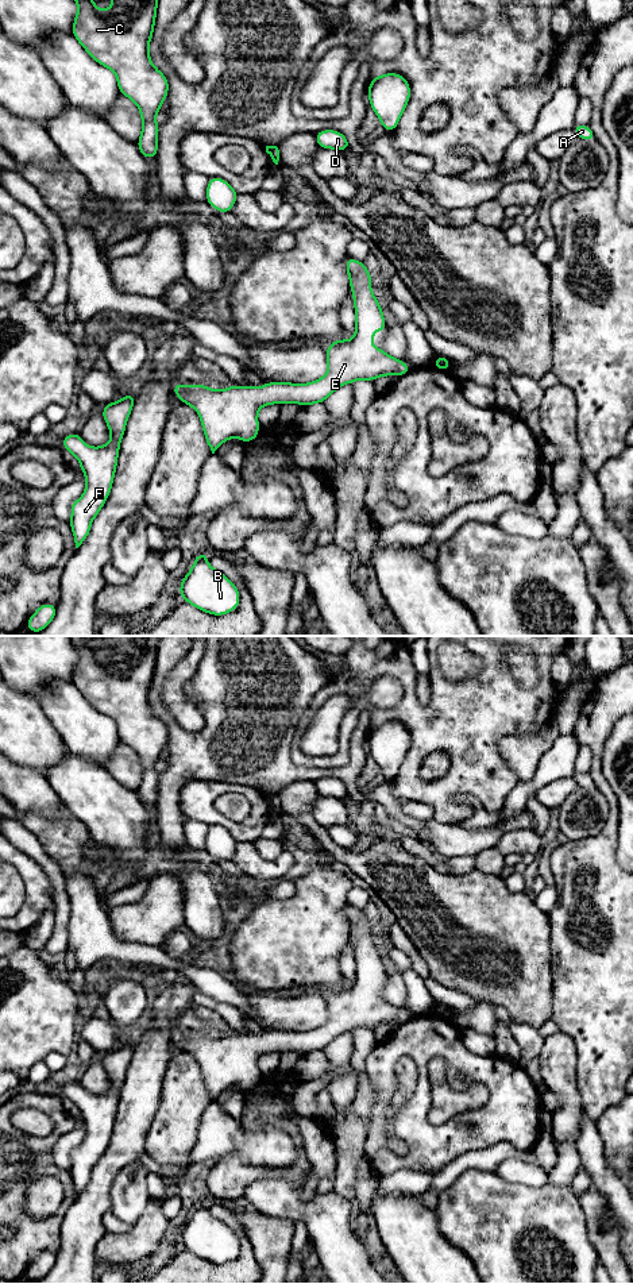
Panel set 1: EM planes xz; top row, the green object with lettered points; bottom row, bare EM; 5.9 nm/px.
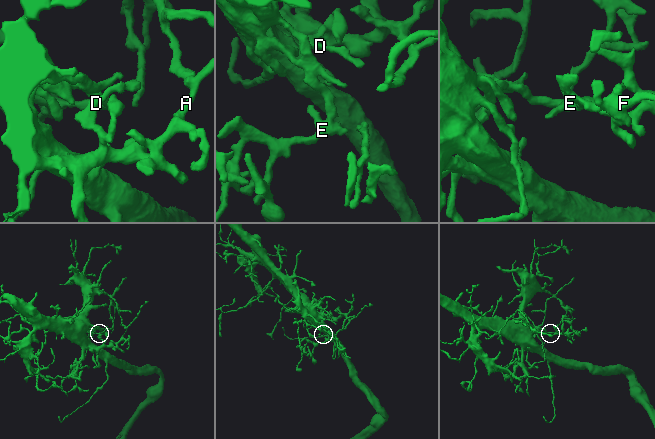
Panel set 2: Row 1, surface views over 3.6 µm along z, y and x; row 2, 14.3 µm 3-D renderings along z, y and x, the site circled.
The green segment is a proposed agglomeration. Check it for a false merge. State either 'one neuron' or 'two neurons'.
one neuron

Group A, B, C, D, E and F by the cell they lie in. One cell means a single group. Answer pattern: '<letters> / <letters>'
A B C D E F

